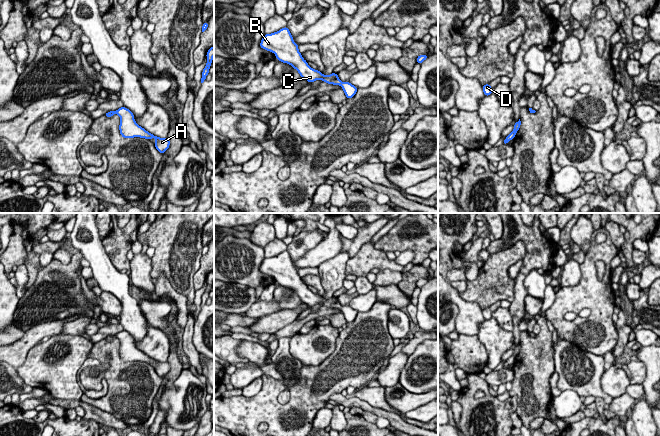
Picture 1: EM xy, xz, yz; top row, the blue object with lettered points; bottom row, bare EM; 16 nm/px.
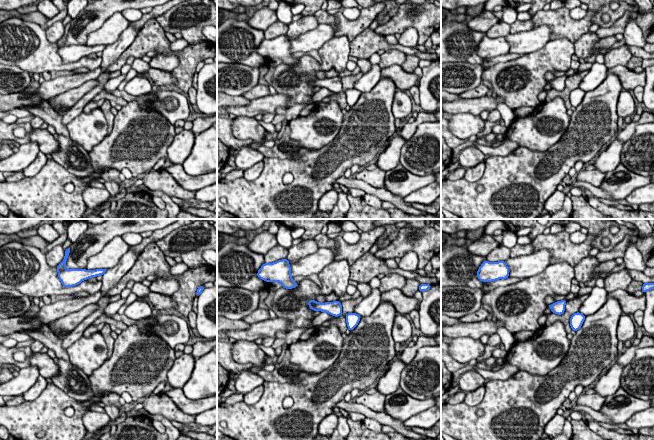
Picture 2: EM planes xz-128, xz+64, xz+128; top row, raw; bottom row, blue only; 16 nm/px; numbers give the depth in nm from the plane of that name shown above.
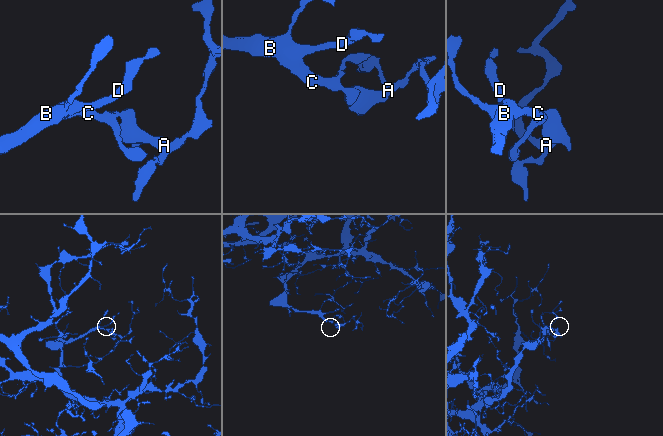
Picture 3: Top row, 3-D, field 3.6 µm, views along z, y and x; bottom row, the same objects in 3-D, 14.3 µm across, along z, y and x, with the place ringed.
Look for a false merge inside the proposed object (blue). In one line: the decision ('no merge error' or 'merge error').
no merge error

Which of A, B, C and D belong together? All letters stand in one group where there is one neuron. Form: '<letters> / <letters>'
A B C D

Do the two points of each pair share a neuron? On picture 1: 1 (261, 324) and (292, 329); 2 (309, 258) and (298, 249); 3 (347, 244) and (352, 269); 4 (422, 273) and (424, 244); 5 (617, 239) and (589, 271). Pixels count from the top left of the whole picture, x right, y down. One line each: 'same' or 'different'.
1: different
2: different
3: different
4: different
5: different

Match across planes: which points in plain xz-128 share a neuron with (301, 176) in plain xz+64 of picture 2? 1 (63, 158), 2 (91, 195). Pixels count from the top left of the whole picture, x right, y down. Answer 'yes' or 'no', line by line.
1: no
2: no

